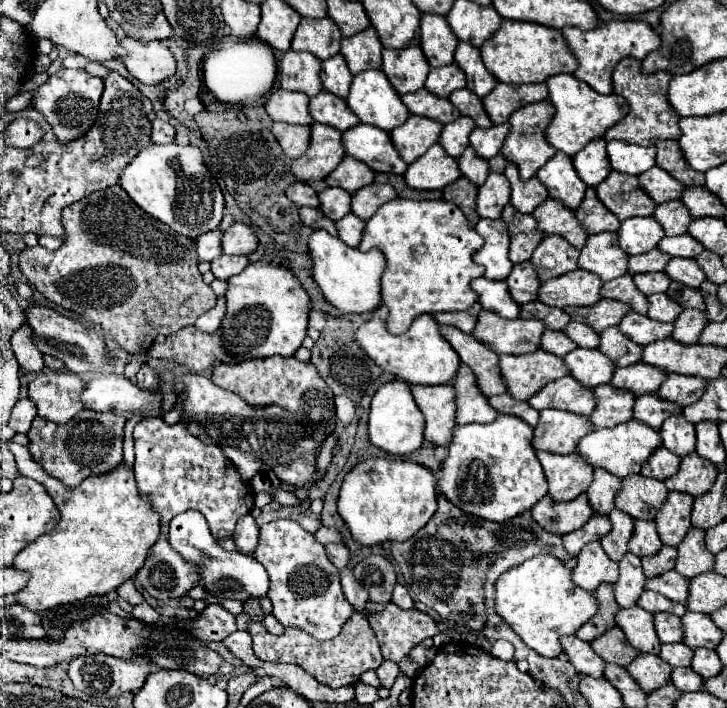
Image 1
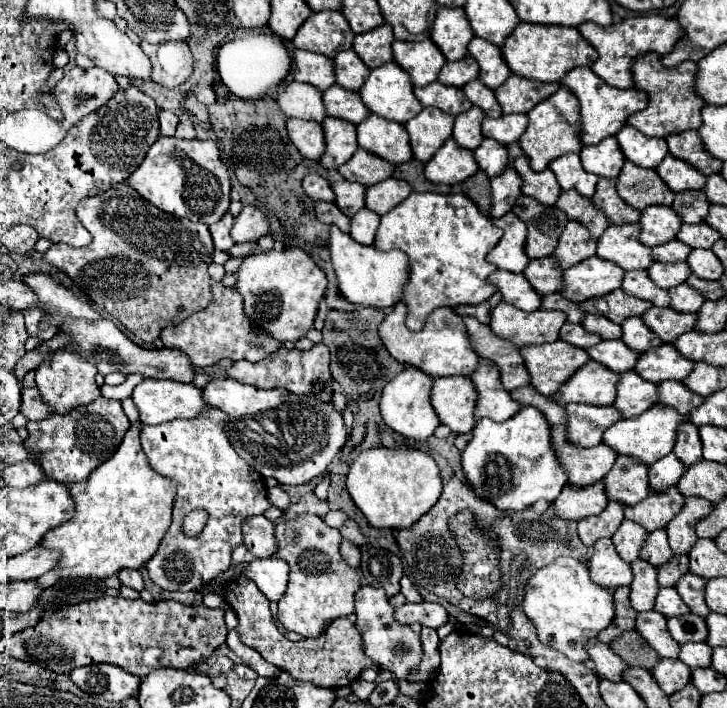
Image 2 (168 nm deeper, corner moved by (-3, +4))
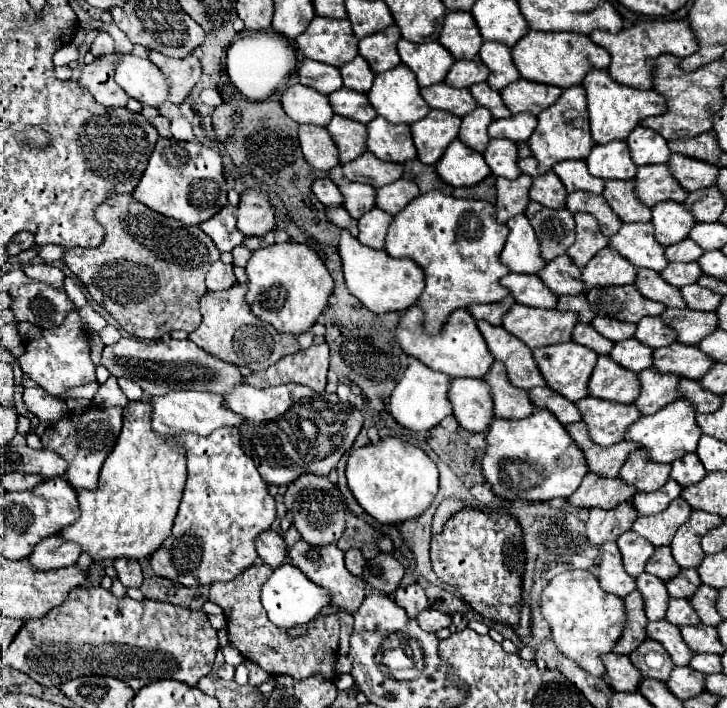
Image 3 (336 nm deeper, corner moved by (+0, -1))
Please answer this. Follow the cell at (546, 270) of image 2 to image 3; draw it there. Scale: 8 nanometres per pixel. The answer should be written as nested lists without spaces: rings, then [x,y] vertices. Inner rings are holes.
[[[562,254],[546,264],[542,272],[538,272],[542,282],[558,296],[564,294],[582,294],[584,282],[582,282],[582,268],[578,268],[568,254]]]

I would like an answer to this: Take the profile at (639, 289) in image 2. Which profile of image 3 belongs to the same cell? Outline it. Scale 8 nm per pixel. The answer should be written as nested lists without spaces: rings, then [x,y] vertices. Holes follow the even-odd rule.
[[[640,268],[638,278],[636,278],[636,286],[646,298],[662,302],[668,308],[684,308],[686,306],[682,292],[676,286],[670,286],[666,280],[662,280],[660,272],[656,272],[656,270]]]

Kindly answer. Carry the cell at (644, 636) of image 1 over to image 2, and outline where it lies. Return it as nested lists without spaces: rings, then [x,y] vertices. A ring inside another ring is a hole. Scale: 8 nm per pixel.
[[[643,611],[637,613],[637,623],[635,623],[635,631],[661,655],[661,657],[677,657],[677,649],[679,643],[673,641],[669,637],[667,619],[663,619],[663,615],[659,611]]]

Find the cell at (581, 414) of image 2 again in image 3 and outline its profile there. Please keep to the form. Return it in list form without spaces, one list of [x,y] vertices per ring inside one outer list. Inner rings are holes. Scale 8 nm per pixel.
[[[594,396],[582,398],[576,406],[588,424],[590,438],[600,446],[612,446],[624,440],[628,426],[642,416],[634,404],[608,402]]]

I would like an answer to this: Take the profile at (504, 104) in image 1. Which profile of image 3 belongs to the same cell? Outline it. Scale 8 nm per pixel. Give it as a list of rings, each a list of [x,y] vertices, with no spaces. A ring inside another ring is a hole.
[[[520,78],[512,82],[510,86],[506,86],[500,94],[512,114],[518,114],[518,112],[540,114],[542,110],[550,108],[560,98],[562,88]]]

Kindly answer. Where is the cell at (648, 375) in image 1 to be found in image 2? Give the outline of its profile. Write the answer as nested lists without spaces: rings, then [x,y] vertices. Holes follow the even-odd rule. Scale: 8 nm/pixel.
[[[663,343],[659,347],[641,353],[633,371],[641,375],[645,381],[661,383],[669,379],[683,381],[691,369],[693,361],[685,361],[685,357],[681,357],[677,349],[673,349],[673,345]]]

